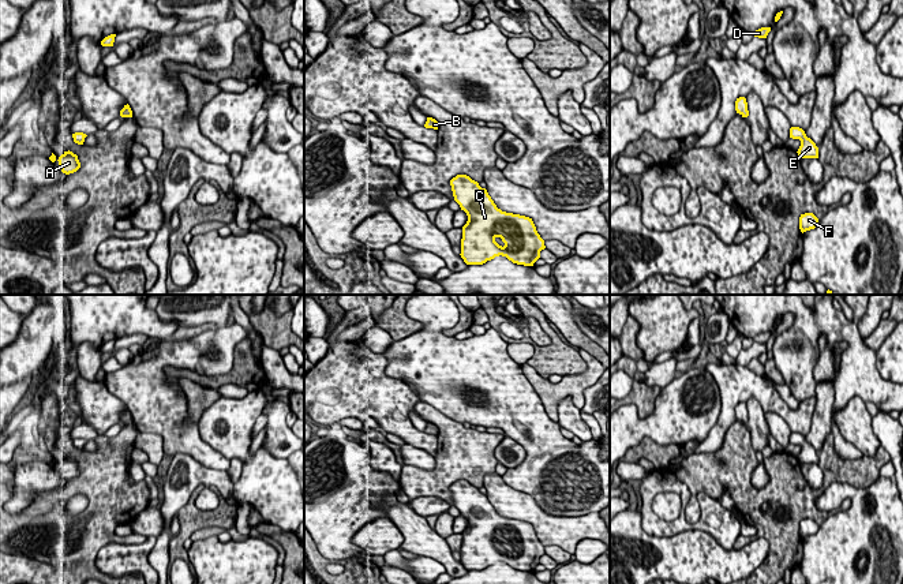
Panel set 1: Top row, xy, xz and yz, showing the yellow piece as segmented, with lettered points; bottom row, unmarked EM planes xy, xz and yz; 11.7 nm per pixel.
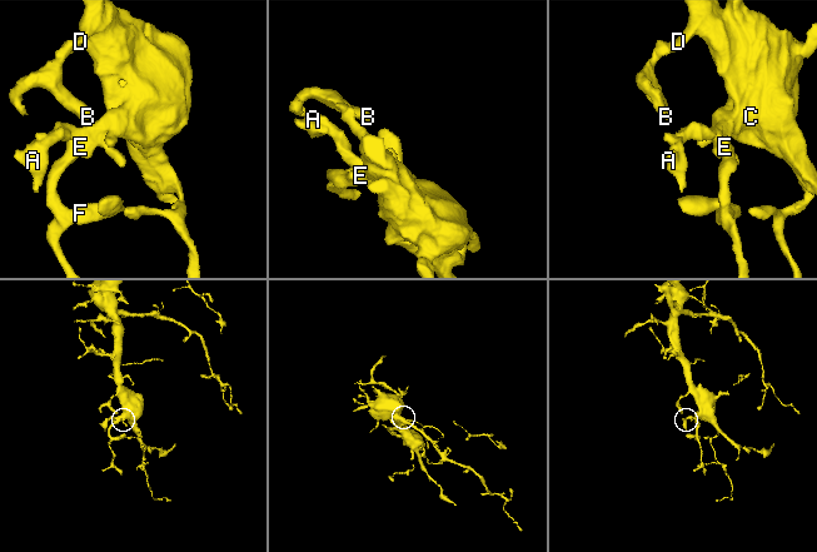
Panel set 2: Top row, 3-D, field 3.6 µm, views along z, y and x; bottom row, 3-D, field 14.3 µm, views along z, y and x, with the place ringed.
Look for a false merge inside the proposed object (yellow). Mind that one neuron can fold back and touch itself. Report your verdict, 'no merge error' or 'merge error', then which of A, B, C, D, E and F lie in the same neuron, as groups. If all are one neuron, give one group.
no merge error; A B C D E F

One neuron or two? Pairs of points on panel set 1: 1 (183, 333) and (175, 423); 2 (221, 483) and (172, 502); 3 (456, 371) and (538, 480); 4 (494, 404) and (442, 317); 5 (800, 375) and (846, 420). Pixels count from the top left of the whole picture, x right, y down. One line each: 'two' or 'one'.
1: two
2: one
3: one
4: one
5: two

